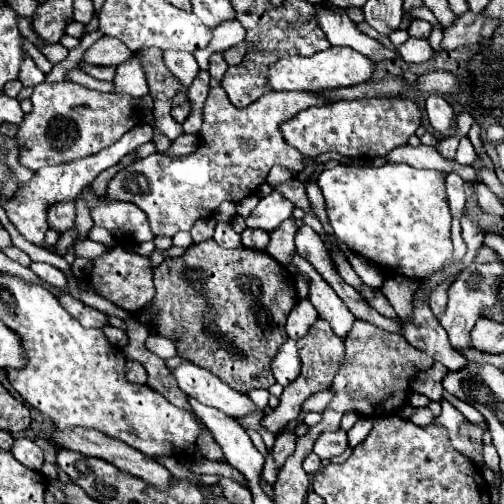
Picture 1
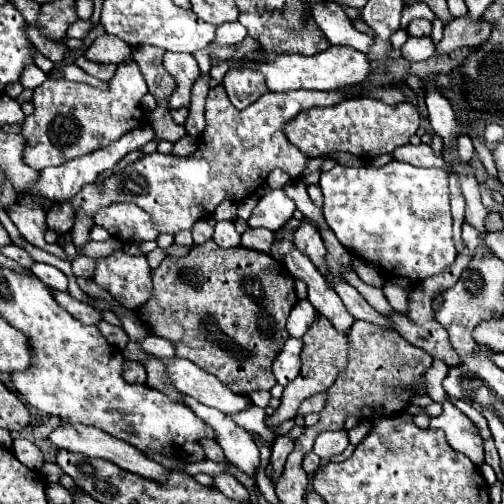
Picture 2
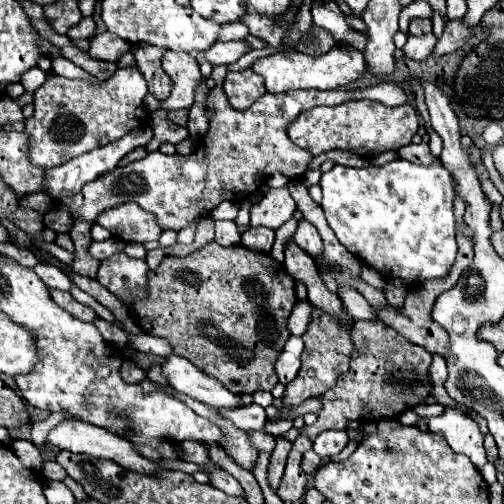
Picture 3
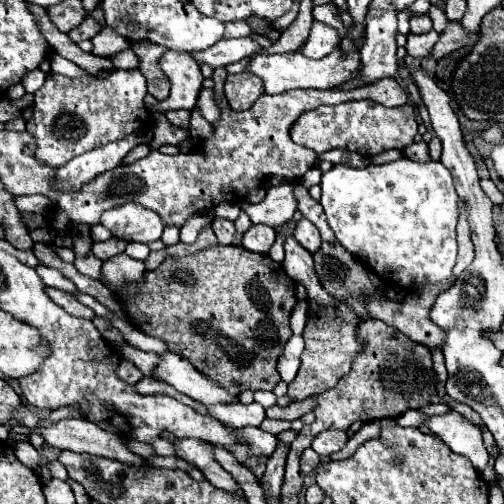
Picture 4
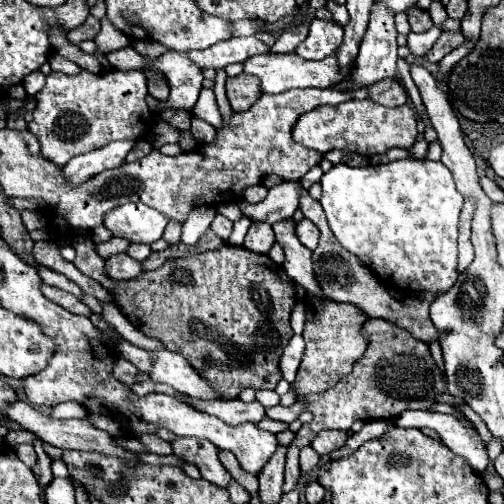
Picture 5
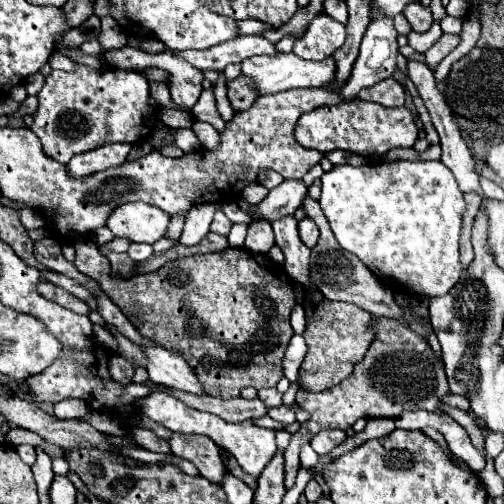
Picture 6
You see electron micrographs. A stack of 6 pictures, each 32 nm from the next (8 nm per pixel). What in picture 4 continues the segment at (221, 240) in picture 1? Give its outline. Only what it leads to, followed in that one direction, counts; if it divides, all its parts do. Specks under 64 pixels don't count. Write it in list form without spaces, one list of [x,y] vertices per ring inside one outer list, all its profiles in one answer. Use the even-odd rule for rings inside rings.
[[[216,218],[216,220],[212,222],[212,228],[214,228],[214,234],[216,234],[216,238],[218,238],[220,244],[224,244],[224,246],[234,244],[234,240],[236,240],[236,228],[234,228],[234,222]]]

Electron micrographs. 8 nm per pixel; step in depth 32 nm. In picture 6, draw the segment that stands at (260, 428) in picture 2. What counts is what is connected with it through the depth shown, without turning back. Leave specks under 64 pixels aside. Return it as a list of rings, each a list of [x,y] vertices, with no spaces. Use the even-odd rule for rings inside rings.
[[[172,390],[170,394],[180,398],[182,402],[186,402],[192,408],[216,414],[226,422],[256,420],[256,418],[262,418],[266,414],[266,406],[258,398],[244,400],[244,398],[238,396],[238,398],[224,400],[224,398],[216,398],[216,396],[194,396],[194,394],[180,392],[180,390]]]

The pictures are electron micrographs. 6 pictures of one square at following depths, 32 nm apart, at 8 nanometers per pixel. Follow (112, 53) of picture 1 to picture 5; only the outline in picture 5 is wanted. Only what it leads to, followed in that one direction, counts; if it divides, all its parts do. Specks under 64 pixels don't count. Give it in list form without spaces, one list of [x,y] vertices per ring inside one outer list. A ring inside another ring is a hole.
[[[106,18],[102,20],[102,30],[100,34],[94,38],[96,42],[96,52],[98,54],[110,54],[116,50],[122,50],[130,44],[130,38],[126,38],[122,32],[118,32]]]

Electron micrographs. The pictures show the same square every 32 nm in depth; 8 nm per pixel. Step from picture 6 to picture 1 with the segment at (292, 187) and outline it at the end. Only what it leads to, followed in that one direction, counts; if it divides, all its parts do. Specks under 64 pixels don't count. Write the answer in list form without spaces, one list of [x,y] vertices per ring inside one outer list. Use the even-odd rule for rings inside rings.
[[[276,190],[260,200],[260,204],[250,212],[248,218],[244,218],[248,228],[260,228],[260,230],[274,230],[278,228],[286,218],[292,216],[294,204],[288,202],[284,196],[280,196]]]

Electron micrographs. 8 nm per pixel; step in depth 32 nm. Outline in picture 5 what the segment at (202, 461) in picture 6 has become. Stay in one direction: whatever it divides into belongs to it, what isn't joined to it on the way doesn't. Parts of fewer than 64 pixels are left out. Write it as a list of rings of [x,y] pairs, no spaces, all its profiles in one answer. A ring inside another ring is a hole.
[[[176,438],[172,442],[172,448],[178,458],[194,464],[200,470],[204,480],[208,480],[220,488],[228,488],[232,484],[232,476],[220,464],[220,460],[216,456],[218,448],[212,442],[208,442],[204,438]]]

